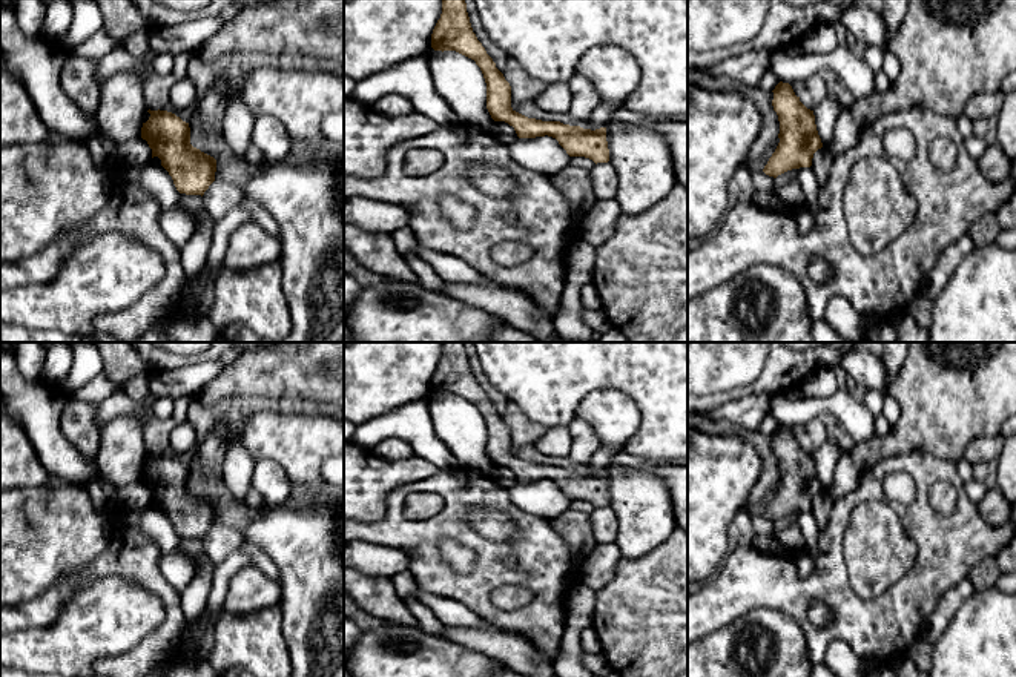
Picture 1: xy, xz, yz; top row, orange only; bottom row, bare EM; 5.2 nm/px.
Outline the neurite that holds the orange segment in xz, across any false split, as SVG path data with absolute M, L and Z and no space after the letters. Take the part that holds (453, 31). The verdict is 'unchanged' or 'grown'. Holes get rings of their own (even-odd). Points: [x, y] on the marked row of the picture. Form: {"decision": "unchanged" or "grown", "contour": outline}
{"decision": "unchanged", "contour": "M442 0L442 14L431 34L434 51L456 51L480 68L487 83L487 109L494 121L514 127L519 138L553 137L569 157L609 161L606 127L595 130L560 121L528 118L511 107L511 86L473 32L465 0Z"}

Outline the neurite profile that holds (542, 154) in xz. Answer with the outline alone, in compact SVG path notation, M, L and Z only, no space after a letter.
M553 137L517 138L508 144L511 158L522 167L553 175L569 164L571 157Z

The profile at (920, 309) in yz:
M924 295L916 296L909 307L909 315L913 316L921 329L929 330L932 322L932 301Z

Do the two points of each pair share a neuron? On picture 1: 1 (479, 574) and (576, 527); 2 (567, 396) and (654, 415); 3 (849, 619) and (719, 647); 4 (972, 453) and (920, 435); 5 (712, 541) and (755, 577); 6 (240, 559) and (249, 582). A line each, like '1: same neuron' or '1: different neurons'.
1: different neurons
2: same neuron
3: different neurons
4: different neurons
5: different neurons
6: different neurons

